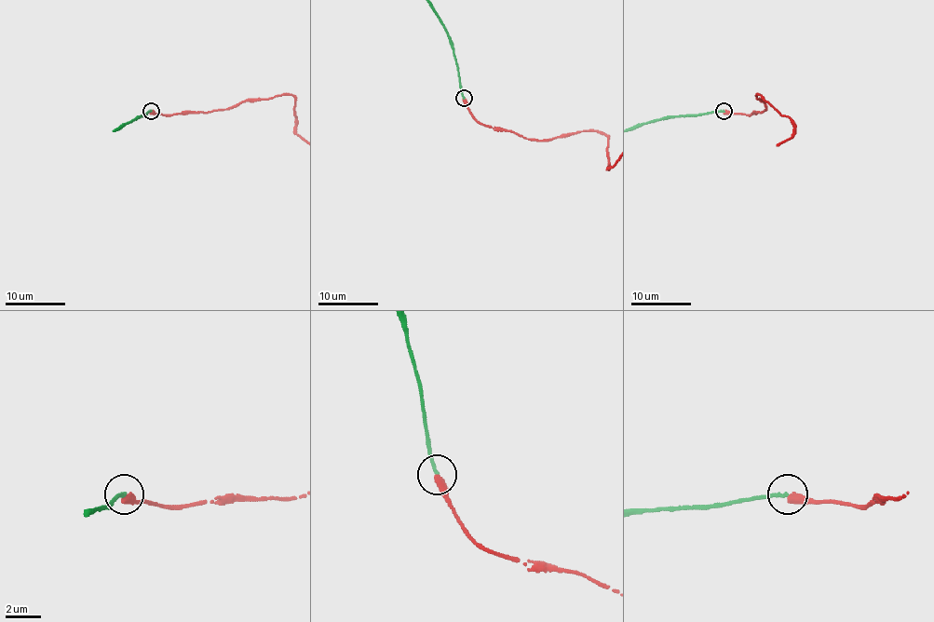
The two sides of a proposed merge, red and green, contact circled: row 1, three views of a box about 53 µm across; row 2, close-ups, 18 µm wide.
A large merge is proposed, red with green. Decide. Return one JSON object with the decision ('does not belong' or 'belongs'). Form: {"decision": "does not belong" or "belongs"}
{"decision": "does not belong"}

